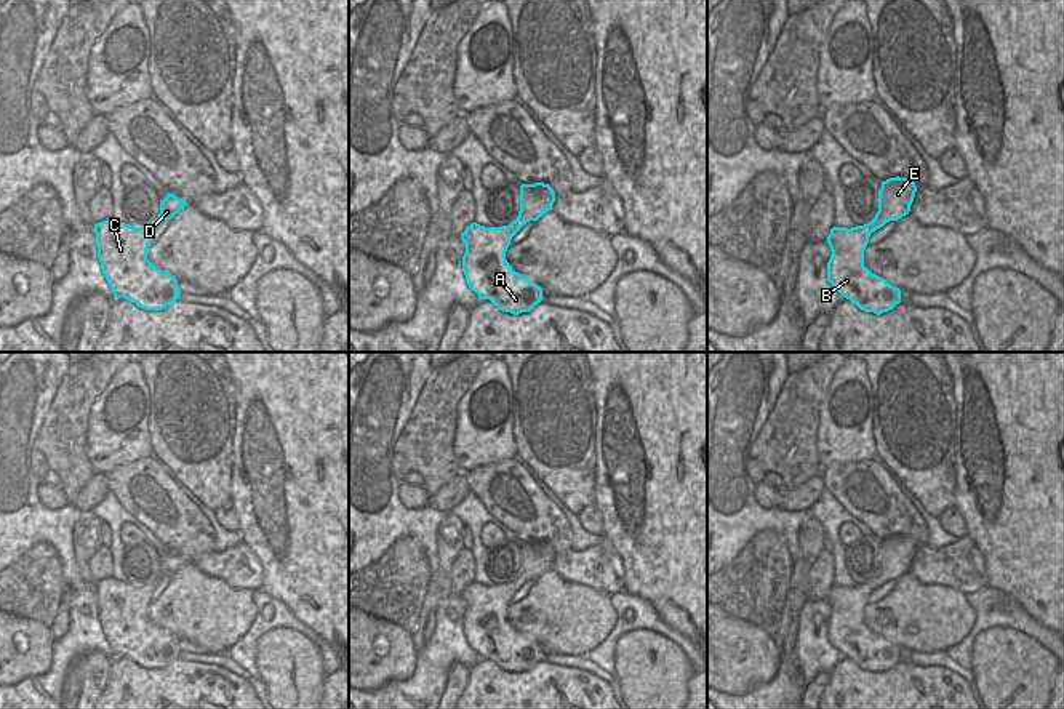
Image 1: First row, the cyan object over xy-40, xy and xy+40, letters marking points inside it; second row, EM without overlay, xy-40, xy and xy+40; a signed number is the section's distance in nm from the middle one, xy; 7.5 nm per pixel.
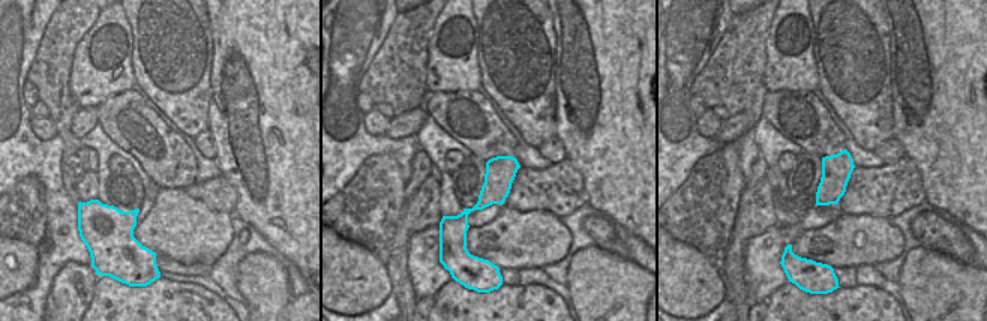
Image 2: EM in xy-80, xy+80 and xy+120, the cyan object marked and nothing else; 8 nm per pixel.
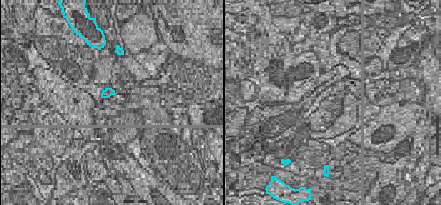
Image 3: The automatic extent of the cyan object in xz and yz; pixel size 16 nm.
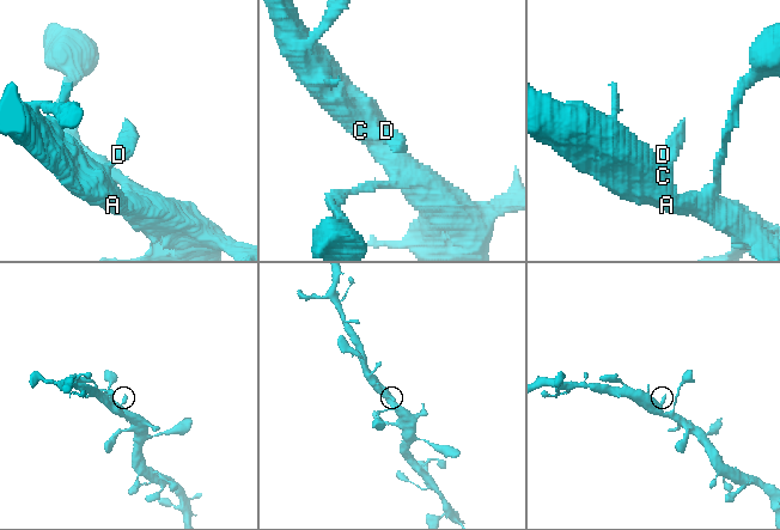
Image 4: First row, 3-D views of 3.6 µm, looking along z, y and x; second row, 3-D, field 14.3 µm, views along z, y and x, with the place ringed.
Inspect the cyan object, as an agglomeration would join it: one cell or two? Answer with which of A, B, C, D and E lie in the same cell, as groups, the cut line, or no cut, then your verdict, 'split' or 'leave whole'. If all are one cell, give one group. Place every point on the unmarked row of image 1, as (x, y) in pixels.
A B C D E; no cut; leave whole

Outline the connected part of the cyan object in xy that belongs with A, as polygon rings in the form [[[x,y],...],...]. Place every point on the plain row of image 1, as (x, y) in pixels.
[[[549,543],[520,544],[520,570],[509,584],[485,586],[472,581],[461,592],[466,602],[462,631],[480,658],[490,658],[499,669],[518,674],[542,659],[542,647],[515,631],[506,618],[512,595],[530,579],[552,568],[555,551]]]

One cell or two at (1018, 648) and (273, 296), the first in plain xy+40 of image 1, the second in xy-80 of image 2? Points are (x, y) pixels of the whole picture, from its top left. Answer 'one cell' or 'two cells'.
one cell

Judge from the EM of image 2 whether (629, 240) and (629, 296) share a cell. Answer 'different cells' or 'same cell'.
different cells

